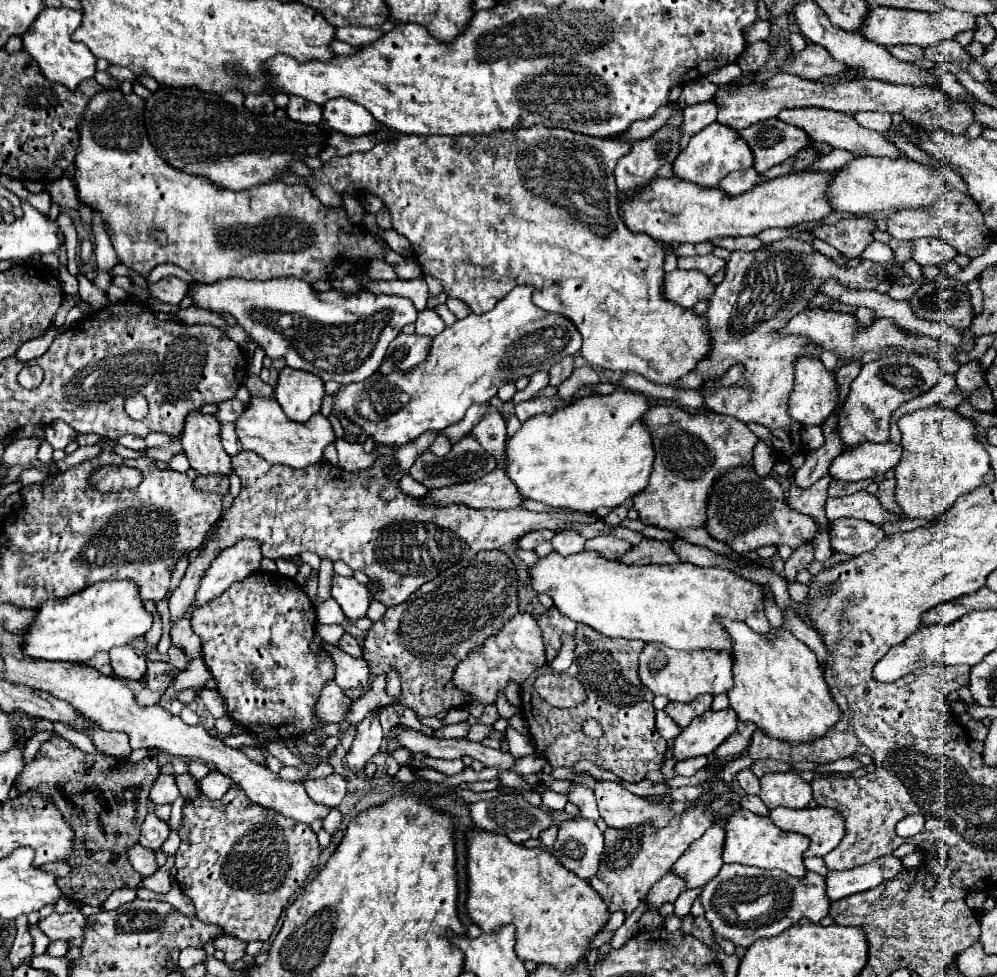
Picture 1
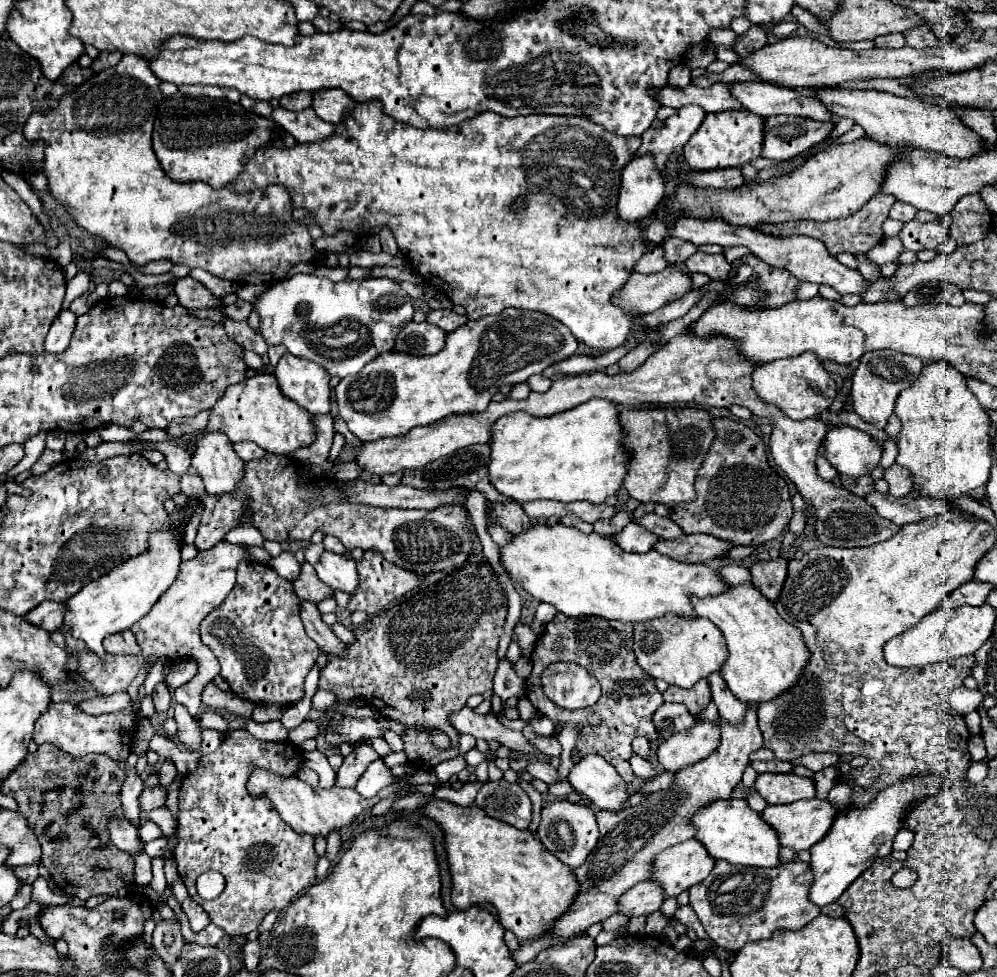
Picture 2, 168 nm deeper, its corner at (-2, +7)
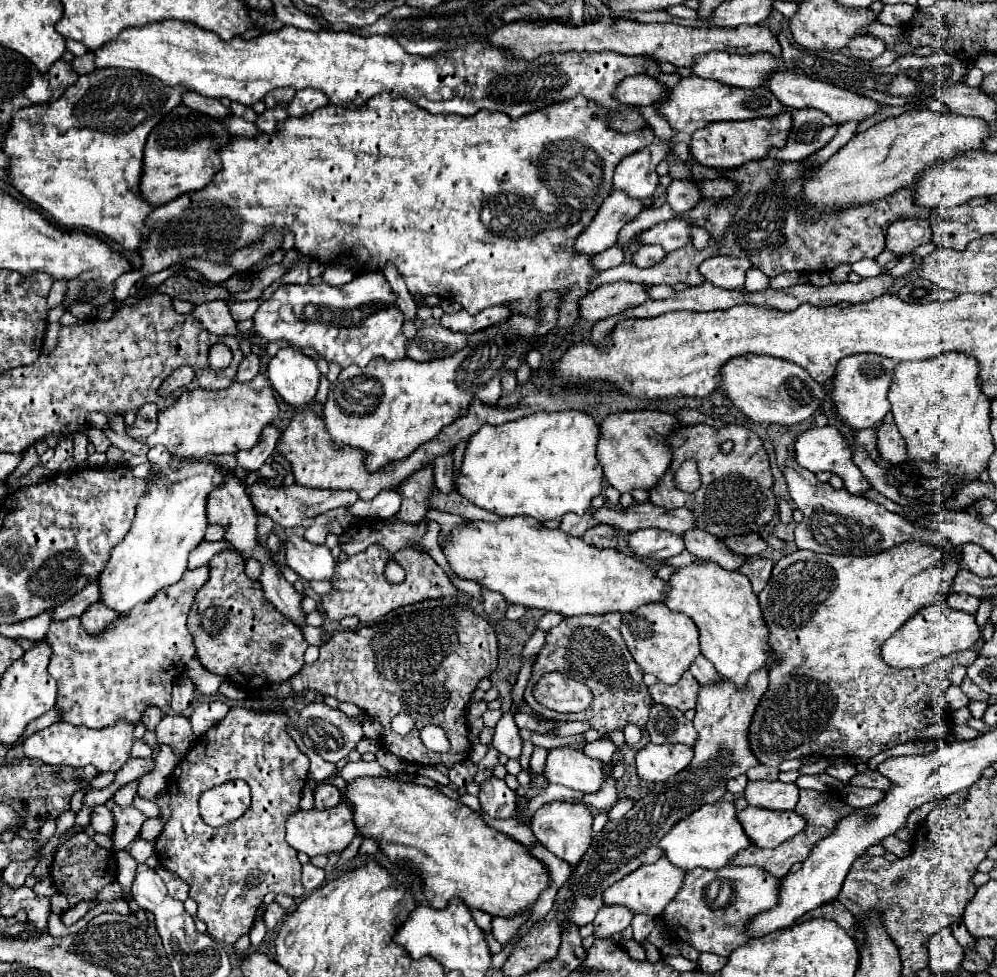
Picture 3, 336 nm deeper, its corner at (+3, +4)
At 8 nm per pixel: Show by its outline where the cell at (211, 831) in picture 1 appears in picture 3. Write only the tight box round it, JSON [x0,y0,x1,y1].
[155,707,309,945]

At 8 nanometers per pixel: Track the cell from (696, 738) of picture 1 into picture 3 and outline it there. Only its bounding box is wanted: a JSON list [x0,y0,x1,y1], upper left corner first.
[637,743,693,781]

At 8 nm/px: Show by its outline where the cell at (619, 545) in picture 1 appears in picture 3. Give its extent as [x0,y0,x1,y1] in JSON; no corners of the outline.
[627,529,685,561]

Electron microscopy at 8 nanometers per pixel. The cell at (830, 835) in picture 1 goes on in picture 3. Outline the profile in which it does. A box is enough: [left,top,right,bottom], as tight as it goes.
[737,807,807,849]

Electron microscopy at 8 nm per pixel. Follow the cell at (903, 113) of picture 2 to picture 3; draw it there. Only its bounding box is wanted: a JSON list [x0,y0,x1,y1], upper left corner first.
[767,71,883,124]

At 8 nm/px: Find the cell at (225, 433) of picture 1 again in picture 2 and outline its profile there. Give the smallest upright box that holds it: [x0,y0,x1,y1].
[234,442,266,462]

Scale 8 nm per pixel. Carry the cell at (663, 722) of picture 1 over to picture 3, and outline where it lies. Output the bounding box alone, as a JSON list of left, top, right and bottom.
[647,705,697,745]

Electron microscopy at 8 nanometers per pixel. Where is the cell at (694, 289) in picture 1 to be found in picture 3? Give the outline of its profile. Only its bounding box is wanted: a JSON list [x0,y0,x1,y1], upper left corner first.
[581,283,649,323]

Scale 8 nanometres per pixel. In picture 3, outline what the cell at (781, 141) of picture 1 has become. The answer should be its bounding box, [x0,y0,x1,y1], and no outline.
[769,109,837,161]

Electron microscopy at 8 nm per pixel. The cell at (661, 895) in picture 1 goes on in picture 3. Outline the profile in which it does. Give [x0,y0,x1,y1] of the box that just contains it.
[593,905,635,939]

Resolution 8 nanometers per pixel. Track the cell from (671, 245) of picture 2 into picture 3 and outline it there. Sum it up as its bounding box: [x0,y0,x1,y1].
[633,245,667,267]

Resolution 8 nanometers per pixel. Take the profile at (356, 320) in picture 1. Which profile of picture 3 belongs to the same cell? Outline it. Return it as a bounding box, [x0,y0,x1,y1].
[253,271,407,369]

